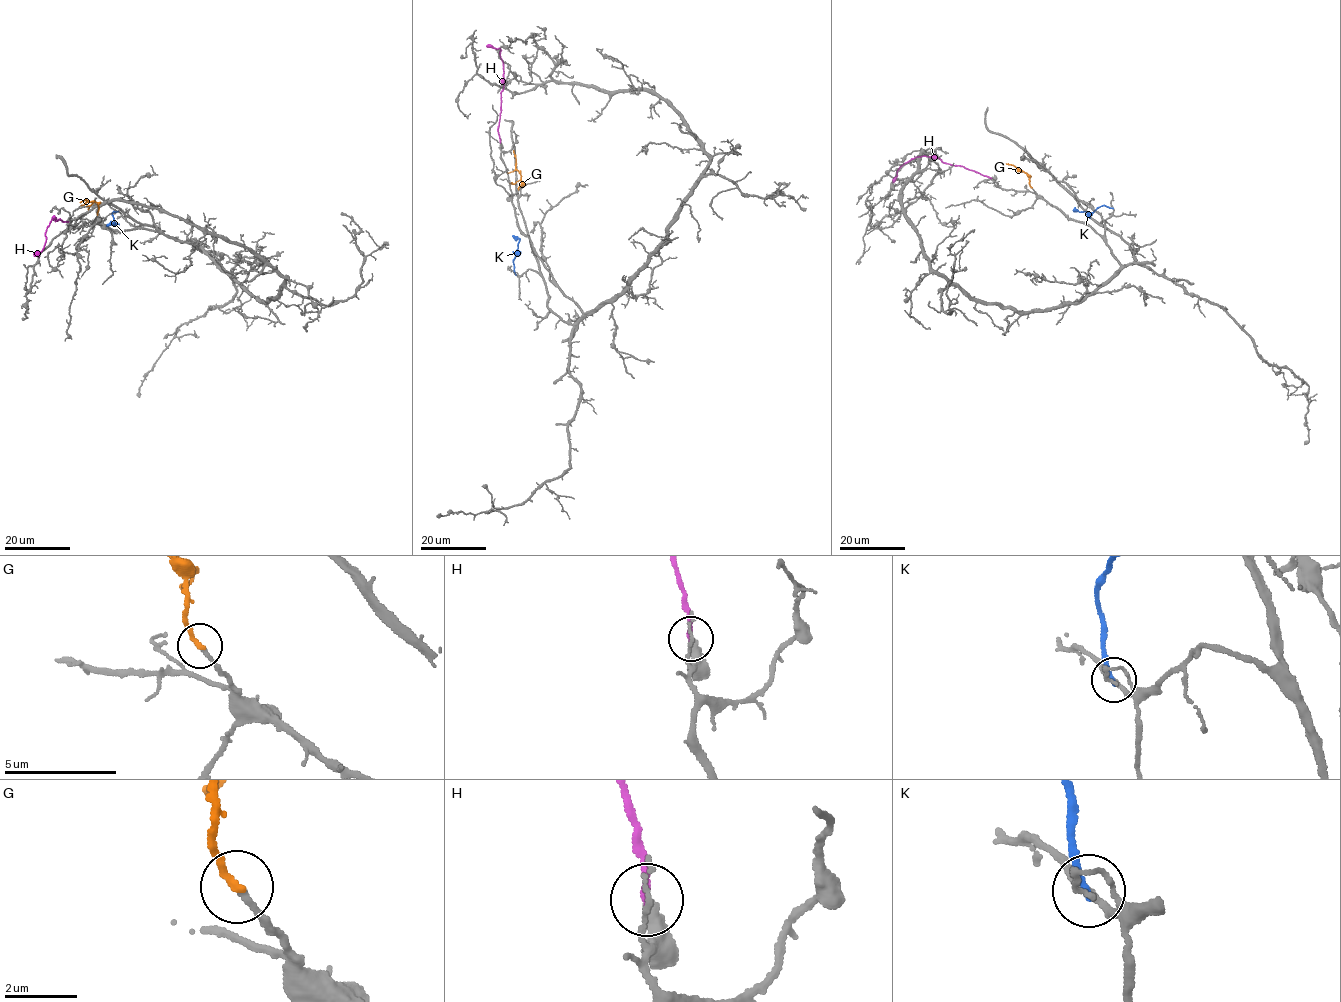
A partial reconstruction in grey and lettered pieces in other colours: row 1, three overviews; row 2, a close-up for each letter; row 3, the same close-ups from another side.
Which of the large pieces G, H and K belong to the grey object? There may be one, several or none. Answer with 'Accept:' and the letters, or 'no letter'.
Accept: G

